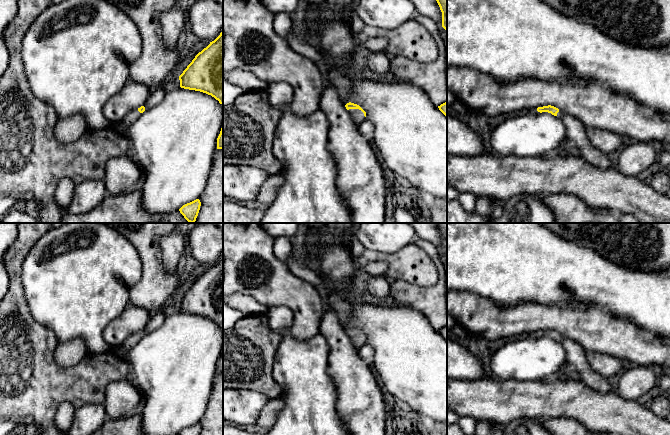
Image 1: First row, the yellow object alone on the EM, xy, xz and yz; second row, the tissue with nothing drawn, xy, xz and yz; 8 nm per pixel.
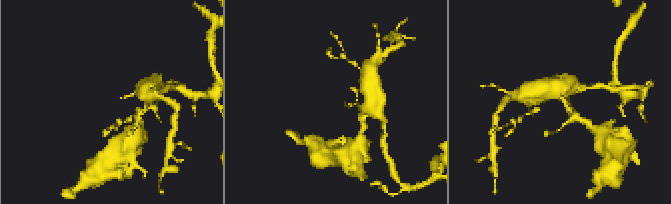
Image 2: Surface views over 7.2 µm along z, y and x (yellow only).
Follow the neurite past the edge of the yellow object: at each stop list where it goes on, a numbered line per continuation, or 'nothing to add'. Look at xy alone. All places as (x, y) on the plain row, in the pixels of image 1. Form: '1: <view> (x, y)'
1: xy (134, 338)

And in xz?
1: xz (357, 339)

